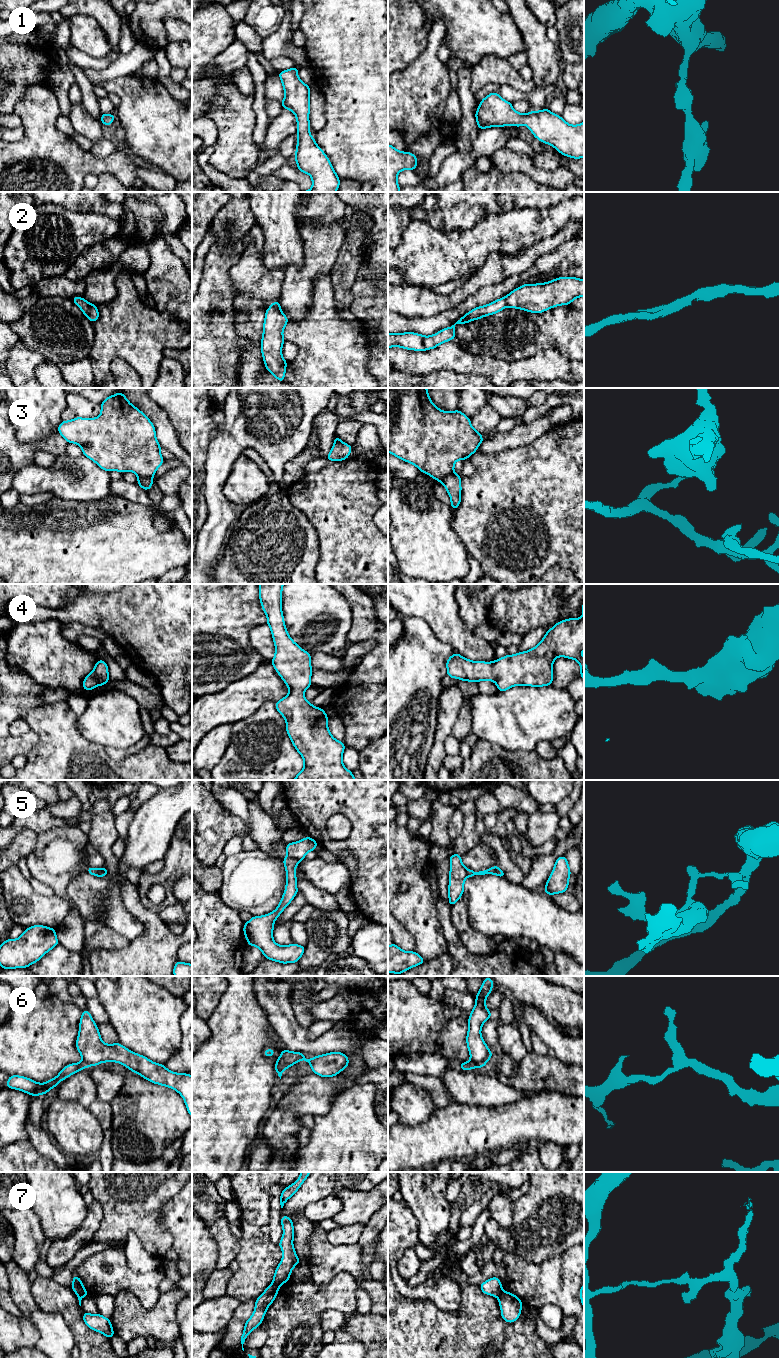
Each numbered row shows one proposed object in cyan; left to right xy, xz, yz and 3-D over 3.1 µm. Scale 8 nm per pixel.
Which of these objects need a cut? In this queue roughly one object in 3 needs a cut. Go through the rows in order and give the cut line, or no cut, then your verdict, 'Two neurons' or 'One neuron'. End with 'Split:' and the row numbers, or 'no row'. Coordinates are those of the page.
1: No split. One neuron
2: No split. One neuron
3: Split along xy (152, 476), (138, 479). Two neurons
4: No split. One neuron
5: Split along xz (287, 856), (299, 861). Two neurons
6: Split along yz (470, 1061), (475, 1067). Two neurons
7: Split along xz (272, 1282), (279, 1285). Two neurons
Split: 3, 5, 6, 7

